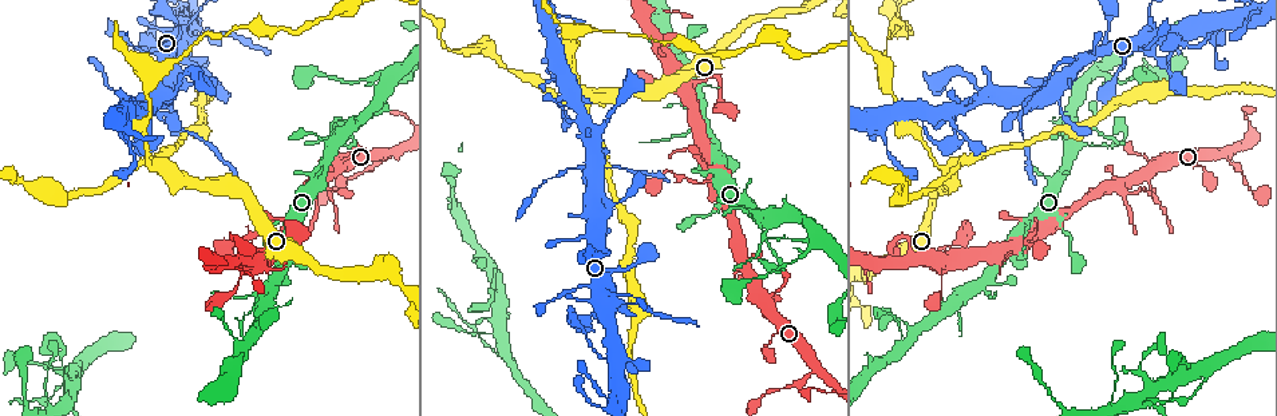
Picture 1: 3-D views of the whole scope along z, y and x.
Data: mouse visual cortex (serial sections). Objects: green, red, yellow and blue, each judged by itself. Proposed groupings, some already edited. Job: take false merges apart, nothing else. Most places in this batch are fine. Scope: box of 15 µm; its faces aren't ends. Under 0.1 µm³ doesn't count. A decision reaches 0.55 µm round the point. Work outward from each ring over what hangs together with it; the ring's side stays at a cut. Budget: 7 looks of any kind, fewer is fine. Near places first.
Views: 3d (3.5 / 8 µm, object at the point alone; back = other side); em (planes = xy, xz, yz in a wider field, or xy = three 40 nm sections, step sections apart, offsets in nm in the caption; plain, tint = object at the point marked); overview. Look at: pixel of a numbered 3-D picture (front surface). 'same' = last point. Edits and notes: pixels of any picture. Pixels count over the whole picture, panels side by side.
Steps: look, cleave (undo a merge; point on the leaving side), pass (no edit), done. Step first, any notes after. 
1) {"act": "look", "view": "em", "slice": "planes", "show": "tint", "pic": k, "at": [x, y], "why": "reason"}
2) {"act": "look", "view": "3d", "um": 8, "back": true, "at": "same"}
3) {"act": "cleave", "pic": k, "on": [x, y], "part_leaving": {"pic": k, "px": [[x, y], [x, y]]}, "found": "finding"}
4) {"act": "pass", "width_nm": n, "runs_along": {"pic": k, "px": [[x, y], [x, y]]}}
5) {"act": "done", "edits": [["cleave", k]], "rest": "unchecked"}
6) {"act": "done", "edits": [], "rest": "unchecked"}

{"act": "look", "view": "3d", "um": 3.5, "pic": 1, "at": [947, 169]}

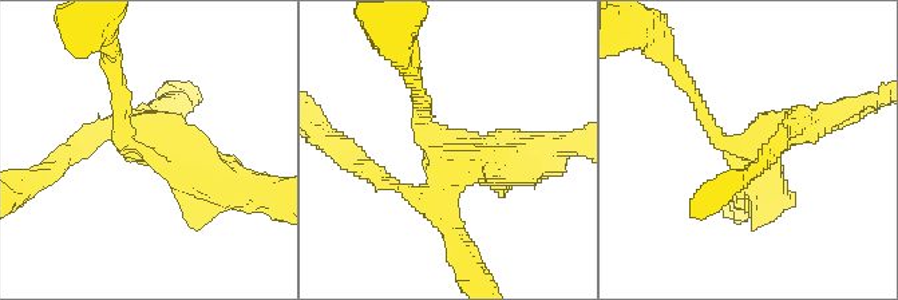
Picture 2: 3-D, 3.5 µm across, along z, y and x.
{"act": "look", "view": "em", "slice": "xy", "step": 2, "show": "tint", "pic": 2, "at": [758, 145], "arms": 4, "arm_widths_nm": [200, 200, 300, 500], "why": "now the EM"}

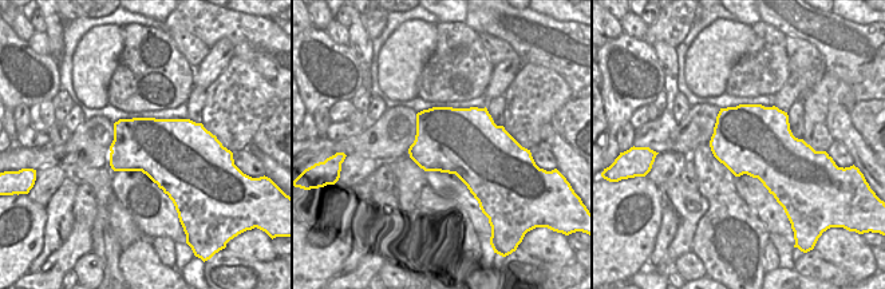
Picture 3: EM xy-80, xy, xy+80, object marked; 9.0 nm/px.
{"act": "pass", "runs_along": {"pic": 2, "px": [[533, 154], [455, 161], [451, 236]]}, "found": "continuous, no second cell"}

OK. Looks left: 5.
{"act": "look", "view": "em", "slice": "xy", "step": 5, "show": "tint", "pic": 1, "at": [904, 201], "why": "sharp bend"}

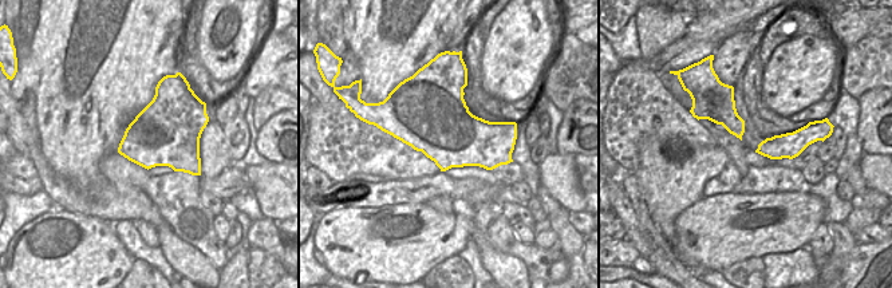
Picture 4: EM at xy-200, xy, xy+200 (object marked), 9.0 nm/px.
{"act": "look", "view": "3d", "um": 3.5, "at": "same"}

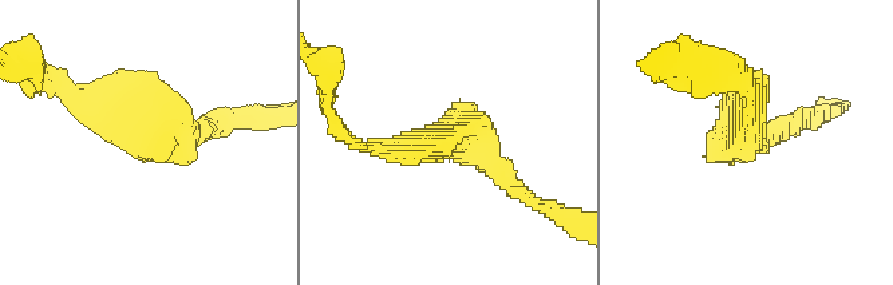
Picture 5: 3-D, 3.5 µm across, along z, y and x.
{"act": "pass", "width_nm": 600, "runs_along": {"pic": 5, "px": [[526, 196], [459, 141], [382, 150]]}, "found": "one cell here"}

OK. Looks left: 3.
{"act": "look", "view": "3d", "um": 3.5, "pic": 1, "at": [187, 47], "why": "a narrow waist"}

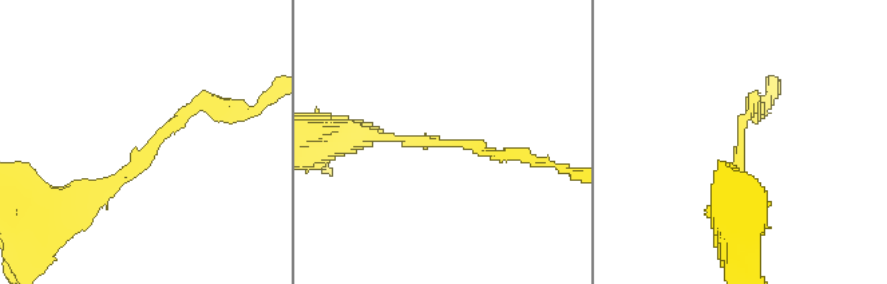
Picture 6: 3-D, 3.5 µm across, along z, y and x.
{"act": "look", "view": "em", "slice": "xy", "step": 5, "show": "tint", "pic": 6, "at": [148, 141], "why": "shape alone is not enough"}

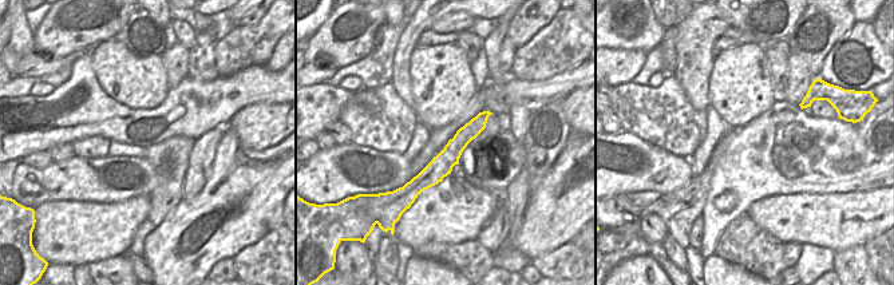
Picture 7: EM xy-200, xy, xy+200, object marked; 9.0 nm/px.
{"act": "pass", "arm_widths_nm": [150, 150], "runs_along": {"pic": 7, "px": [[485, 115], [412, 192]]}, "found": "all the same cell"}

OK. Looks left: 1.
{"act": "done", "edits": [], "rest": "unchecked"}

